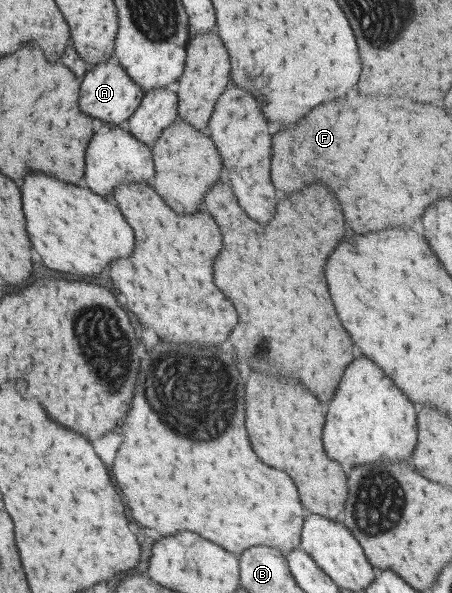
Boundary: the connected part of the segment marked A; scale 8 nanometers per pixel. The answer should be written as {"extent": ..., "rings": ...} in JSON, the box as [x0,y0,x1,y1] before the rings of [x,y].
{"extent":[80,61,143,125],"rings":[[[112,61],[97,63],[94,69],[90,69],[82,81],[80,87],[80,109],[82,113],[88,113],[90,117],[111,125],[125,125],[129,117],[138,109],[143,96],[142,89],[136,85],[126,70]]]}

